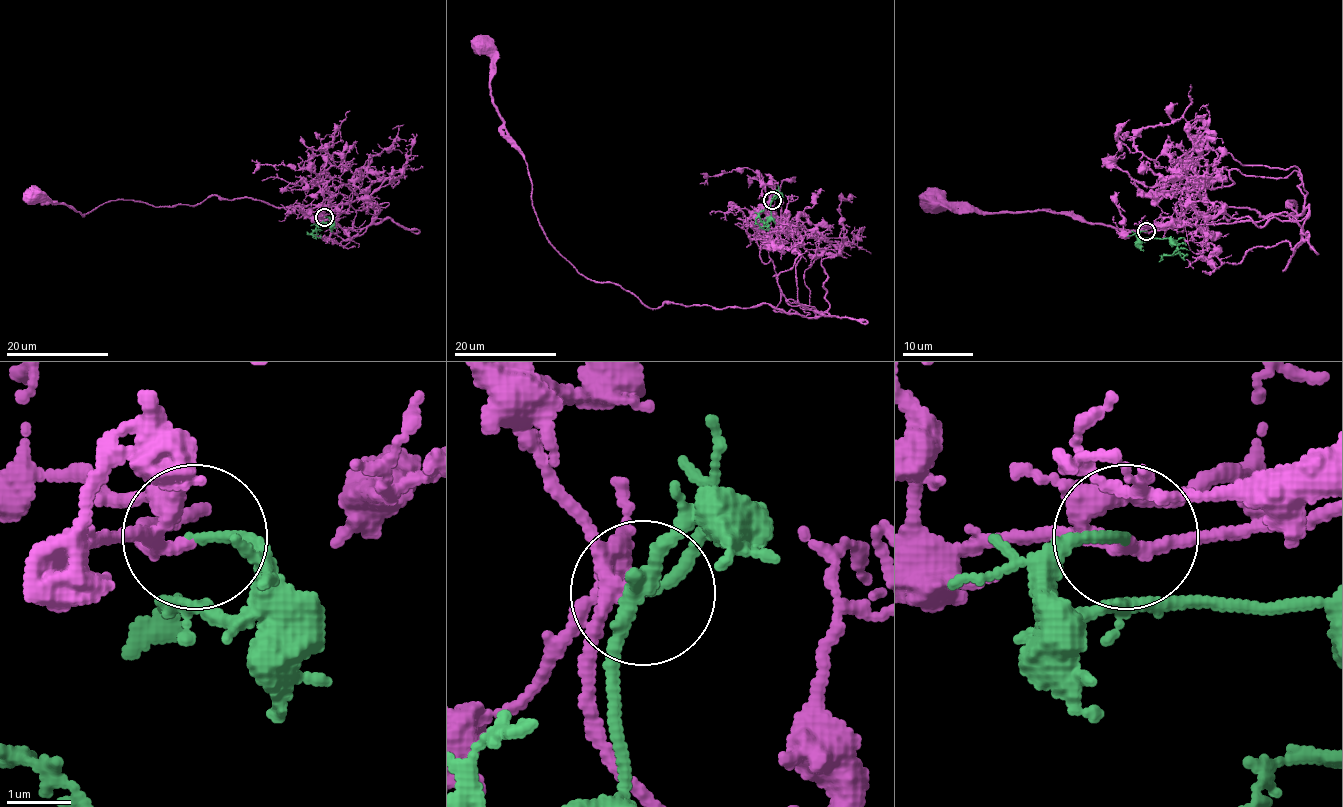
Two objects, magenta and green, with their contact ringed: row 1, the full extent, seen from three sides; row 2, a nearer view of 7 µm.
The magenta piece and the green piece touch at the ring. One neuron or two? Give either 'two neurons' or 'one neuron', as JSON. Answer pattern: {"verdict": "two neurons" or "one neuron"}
{"verdict": "one neuron"}

